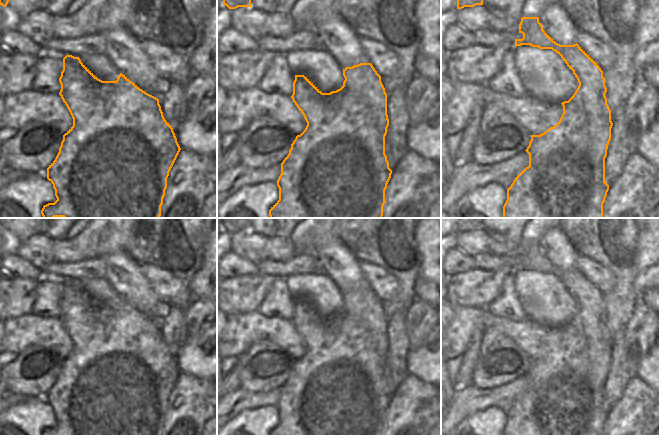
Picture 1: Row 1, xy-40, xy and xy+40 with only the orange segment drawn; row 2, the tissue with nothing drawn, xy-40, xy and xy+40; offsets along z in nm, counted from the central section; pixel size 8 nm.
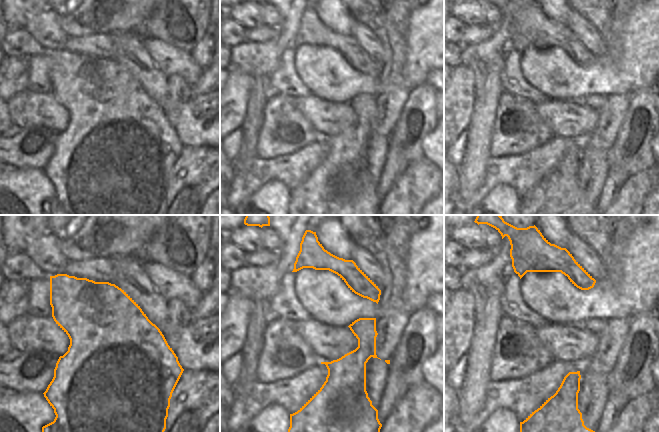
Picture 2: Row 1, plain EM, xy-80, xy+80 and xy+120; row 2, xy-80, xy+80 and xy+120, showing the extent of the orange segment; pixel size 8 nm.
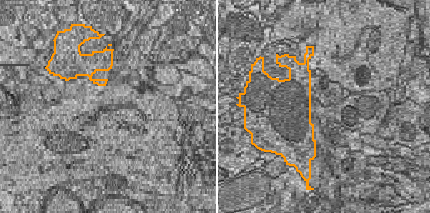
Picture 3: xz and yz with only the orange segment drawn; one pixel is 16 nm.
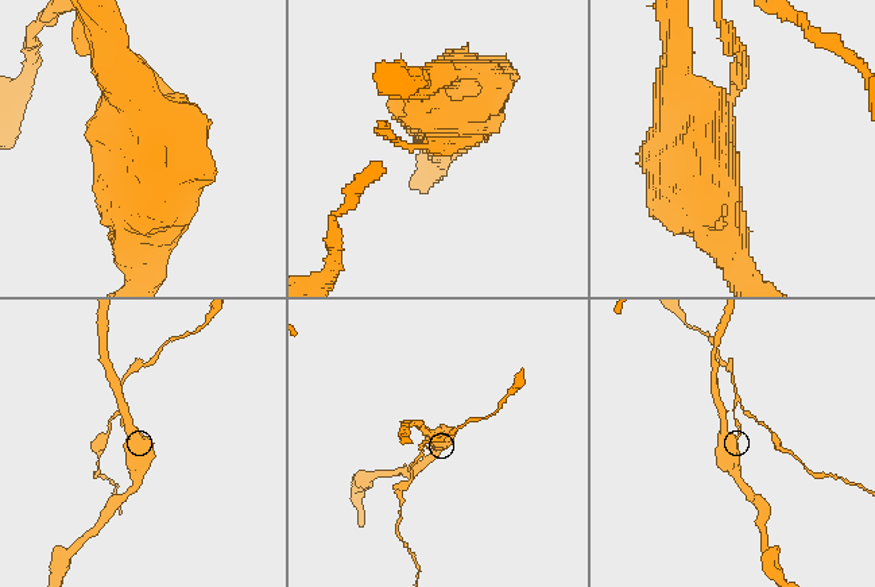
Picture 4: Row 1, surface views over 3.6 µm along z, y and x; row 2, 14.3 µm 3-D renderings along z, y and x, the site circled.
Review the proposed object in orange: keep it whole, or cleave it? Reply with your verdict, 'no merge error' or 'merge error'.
merge error

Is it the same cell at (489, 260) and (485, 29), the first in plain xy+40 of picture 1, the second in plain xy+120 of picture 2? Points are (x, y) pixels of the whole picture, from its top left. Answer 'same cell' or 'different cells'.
same cell

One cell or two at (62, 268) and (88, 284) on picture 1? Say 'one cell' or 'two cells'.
two cells

